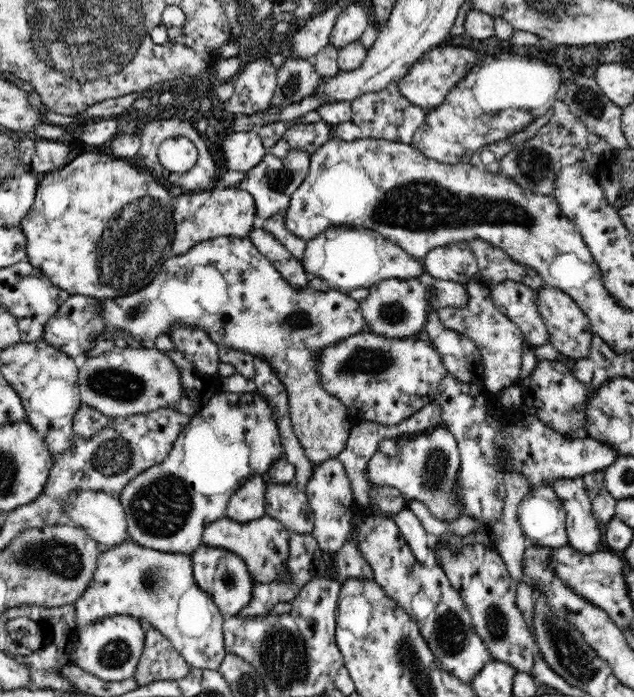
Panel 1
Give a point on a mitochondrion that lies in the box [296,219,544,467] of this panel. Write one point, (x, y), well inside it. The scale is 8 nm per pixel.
(358, 360)

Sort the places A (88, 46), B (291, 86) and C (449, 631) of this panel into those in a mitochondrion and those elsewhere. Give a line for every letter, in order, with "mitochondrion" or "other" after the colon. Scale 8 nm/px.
A: mitochondrion
B: mitochondrion
C: mitochondrion

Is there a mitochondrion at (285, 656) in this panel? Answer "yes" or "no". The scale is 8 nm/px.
yes

